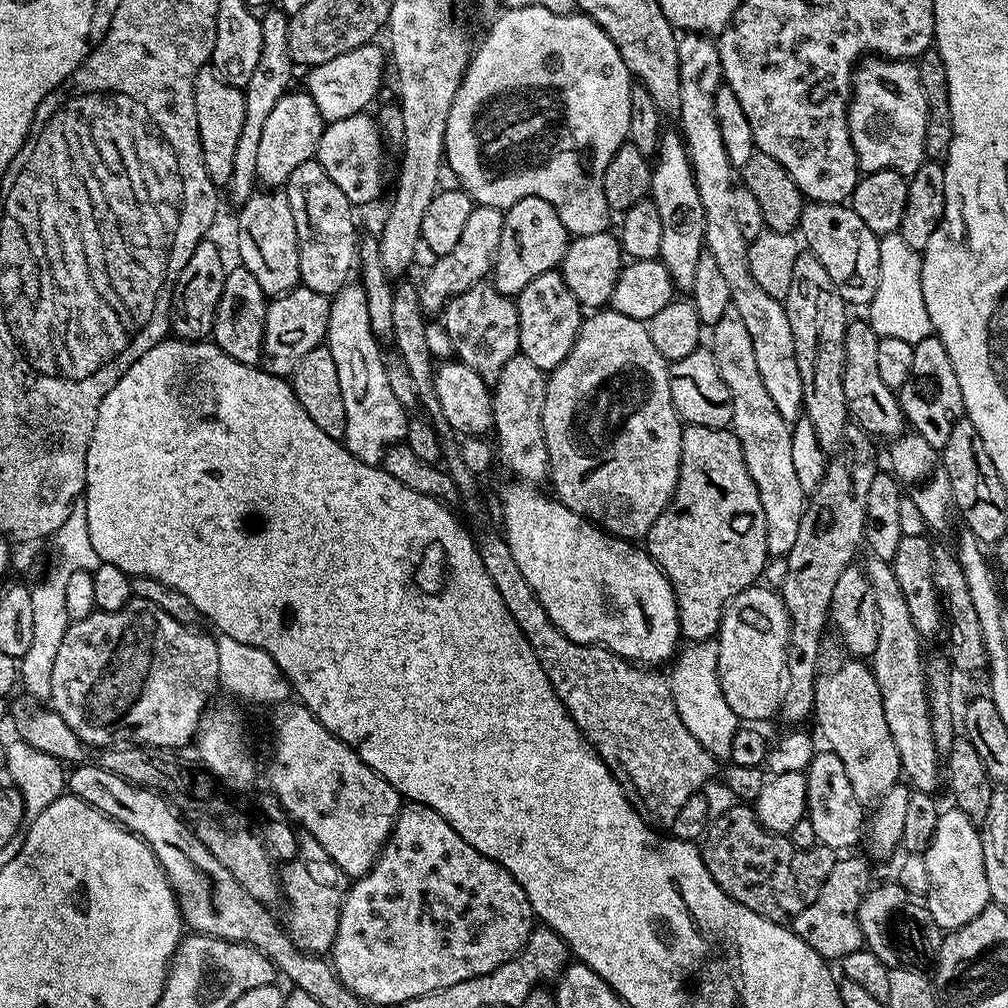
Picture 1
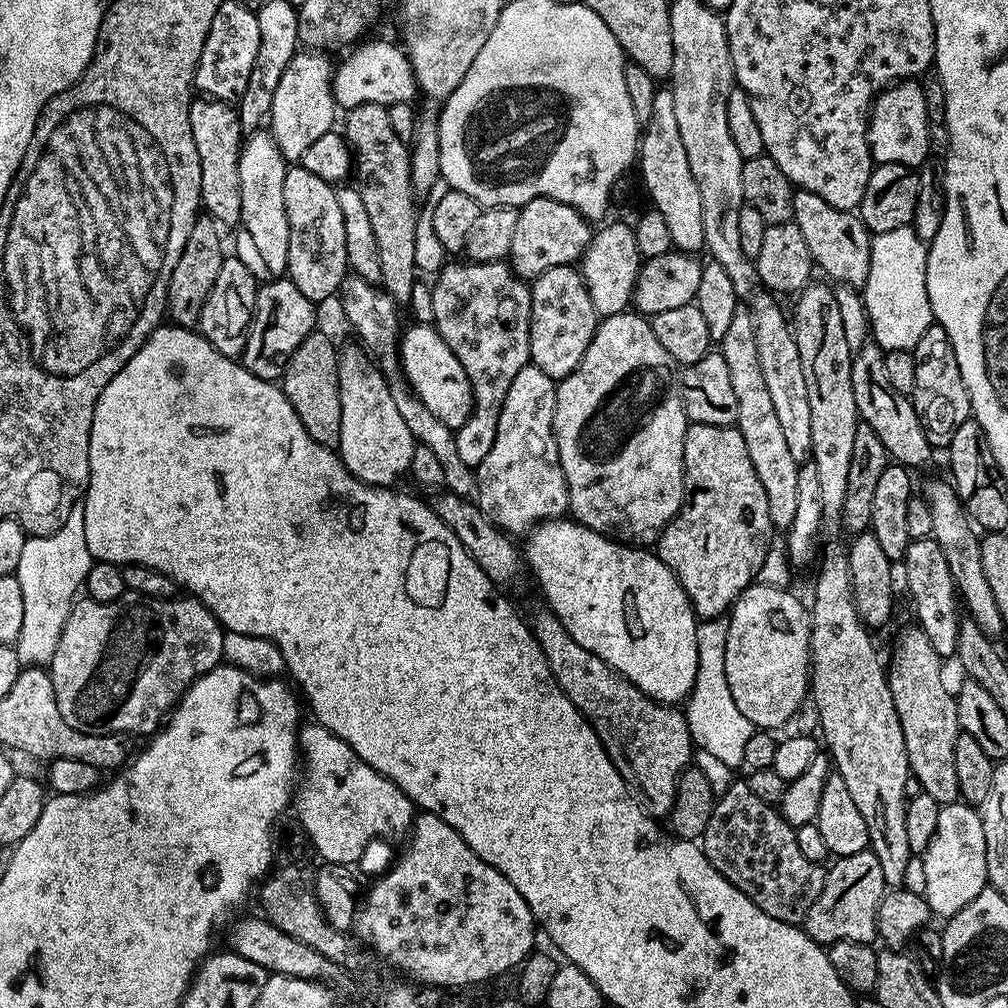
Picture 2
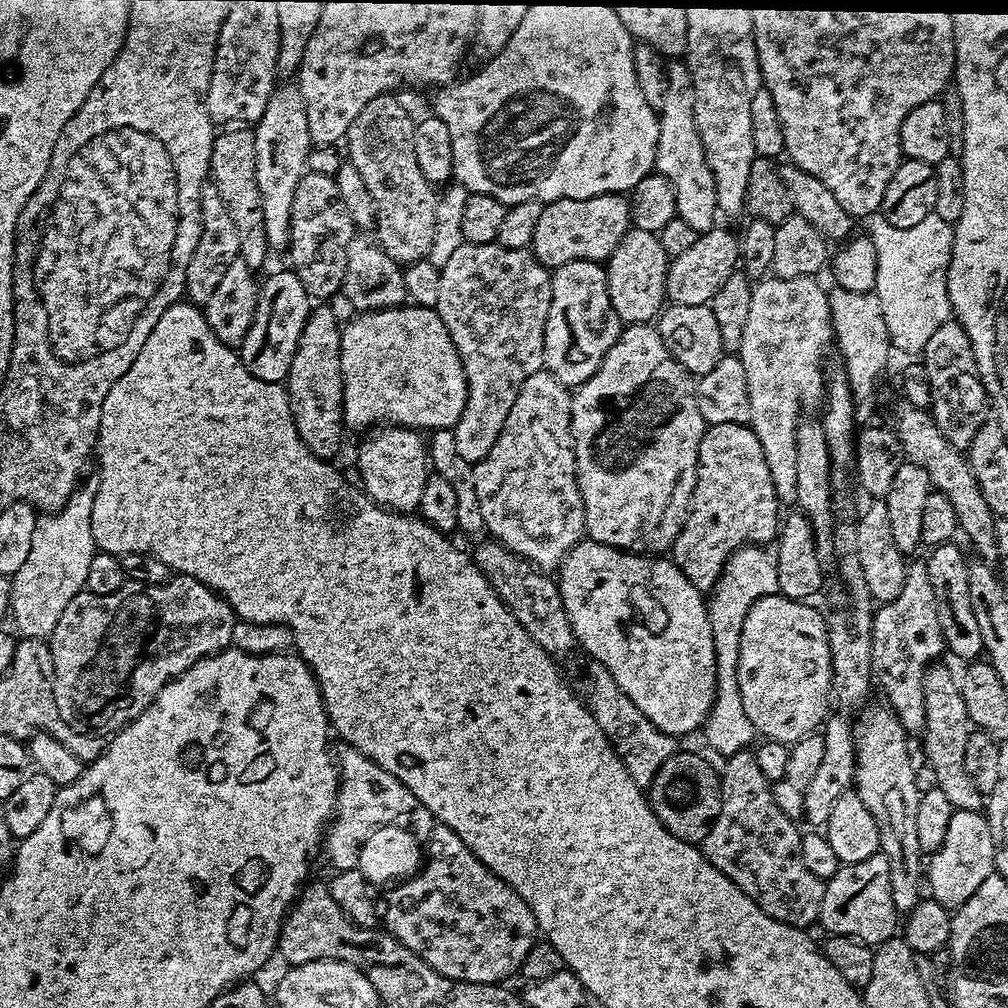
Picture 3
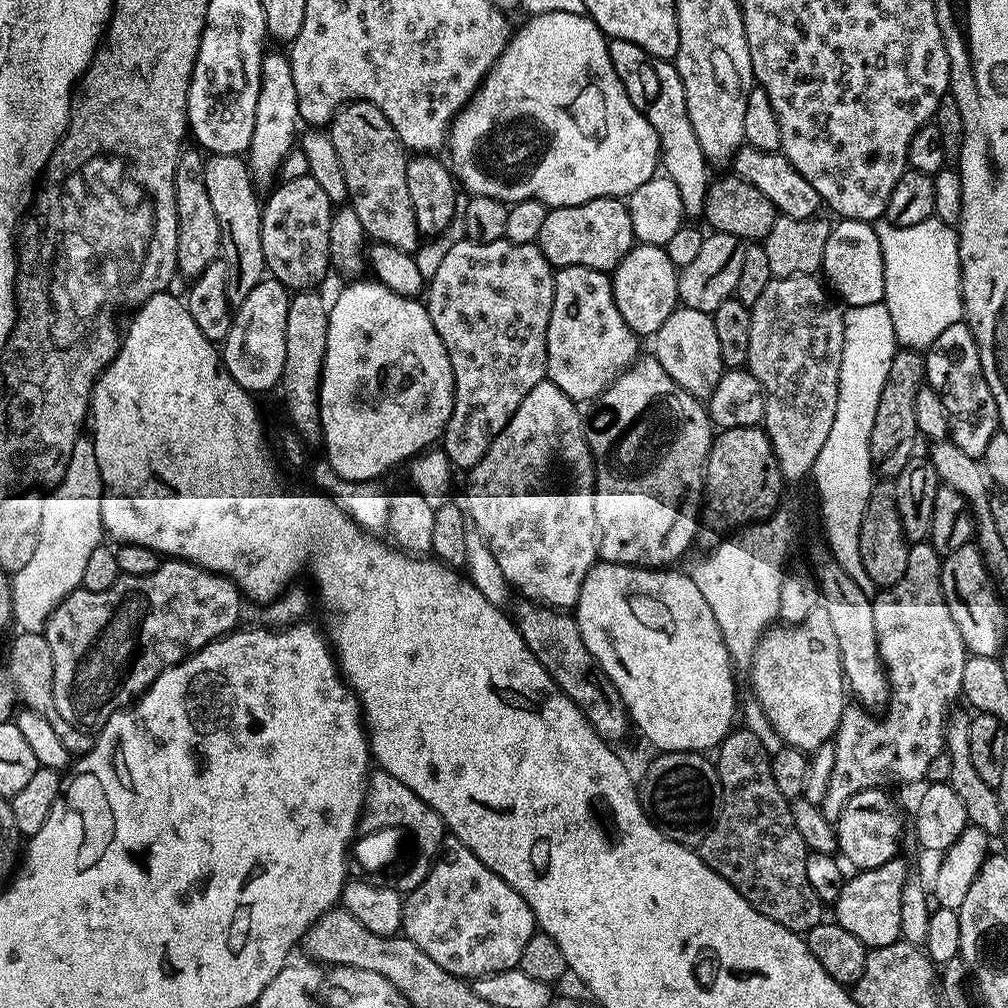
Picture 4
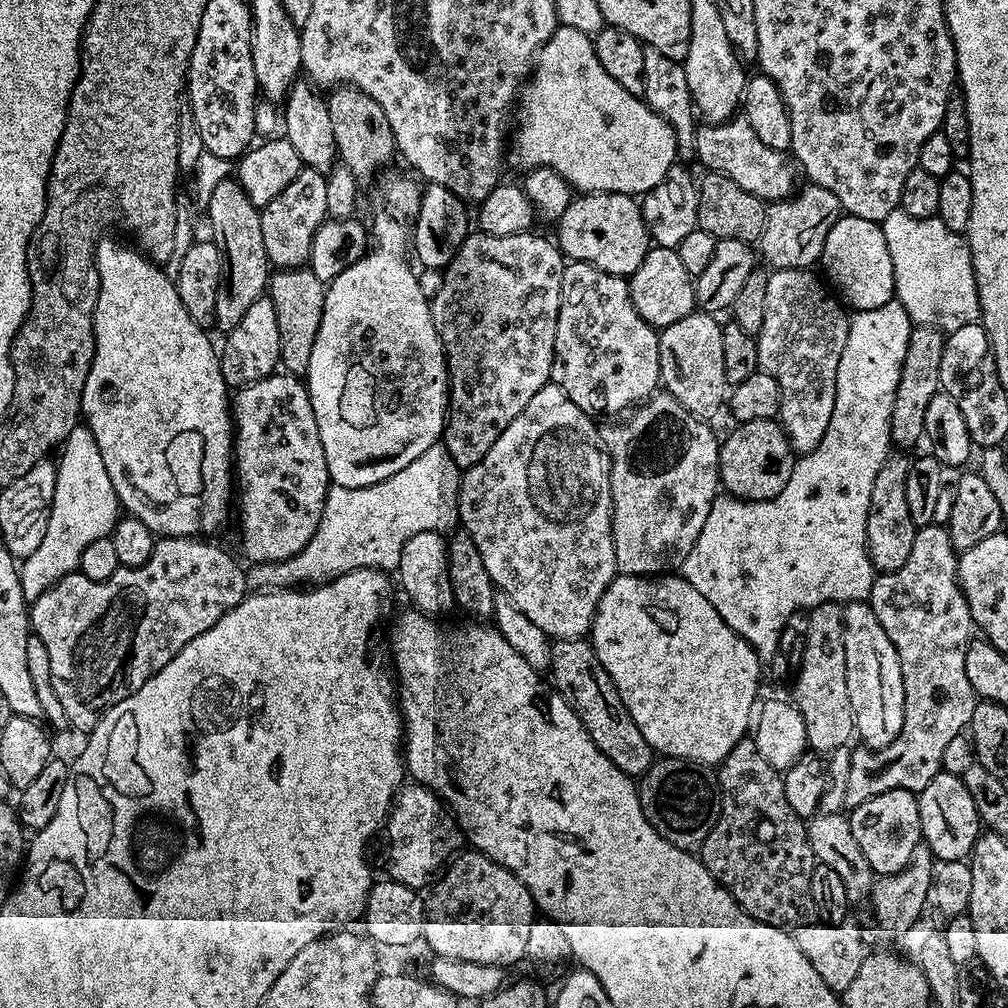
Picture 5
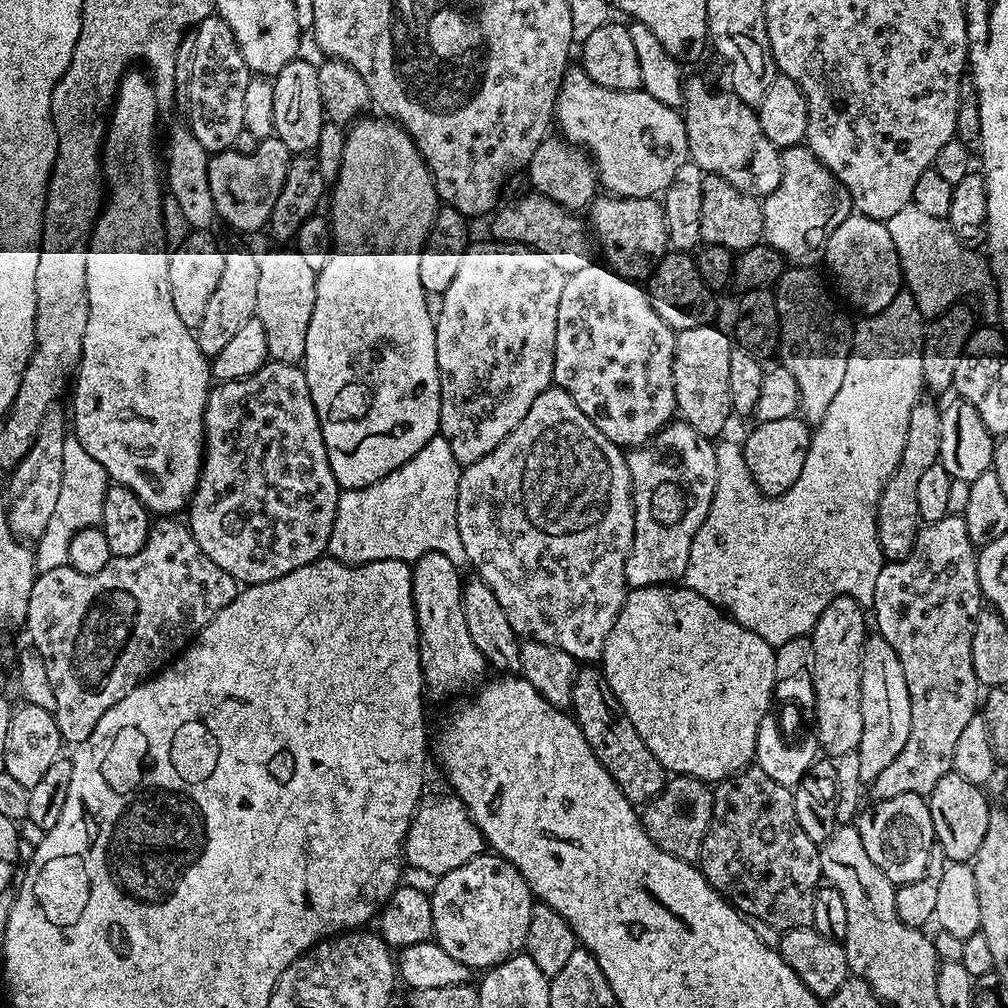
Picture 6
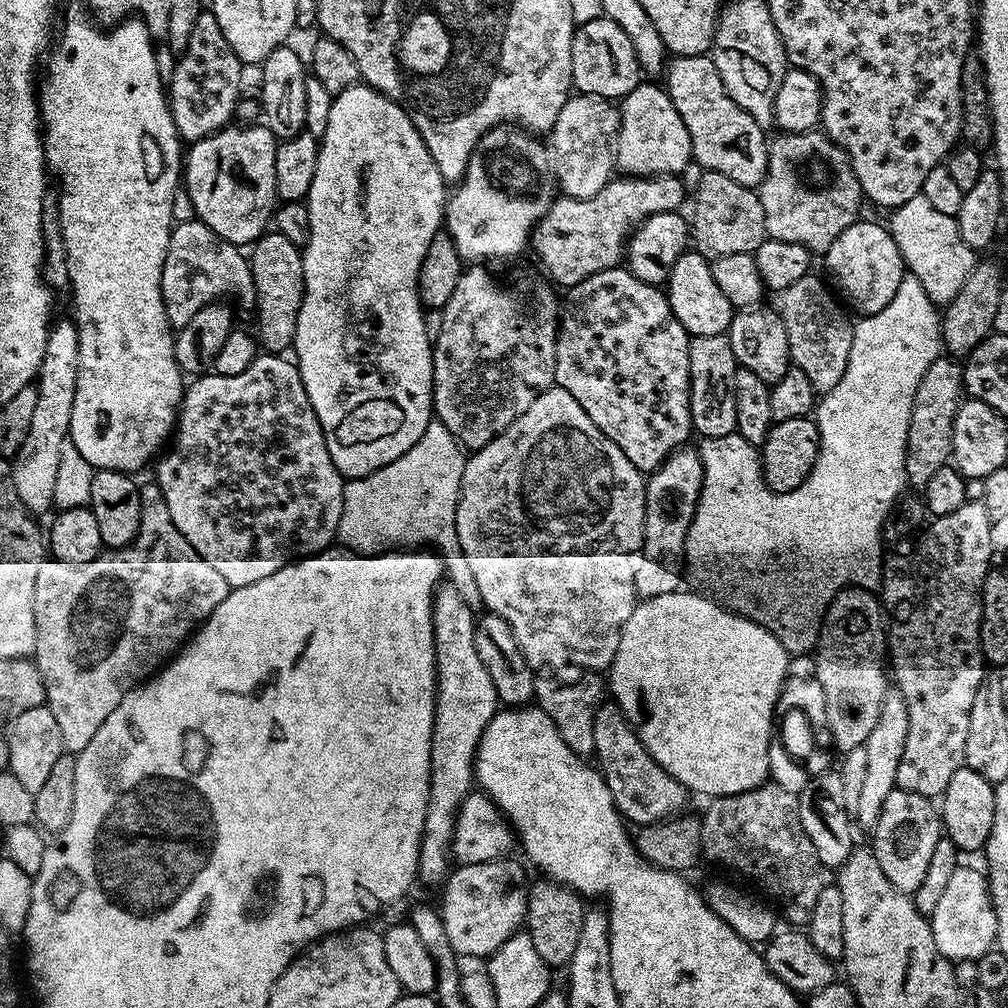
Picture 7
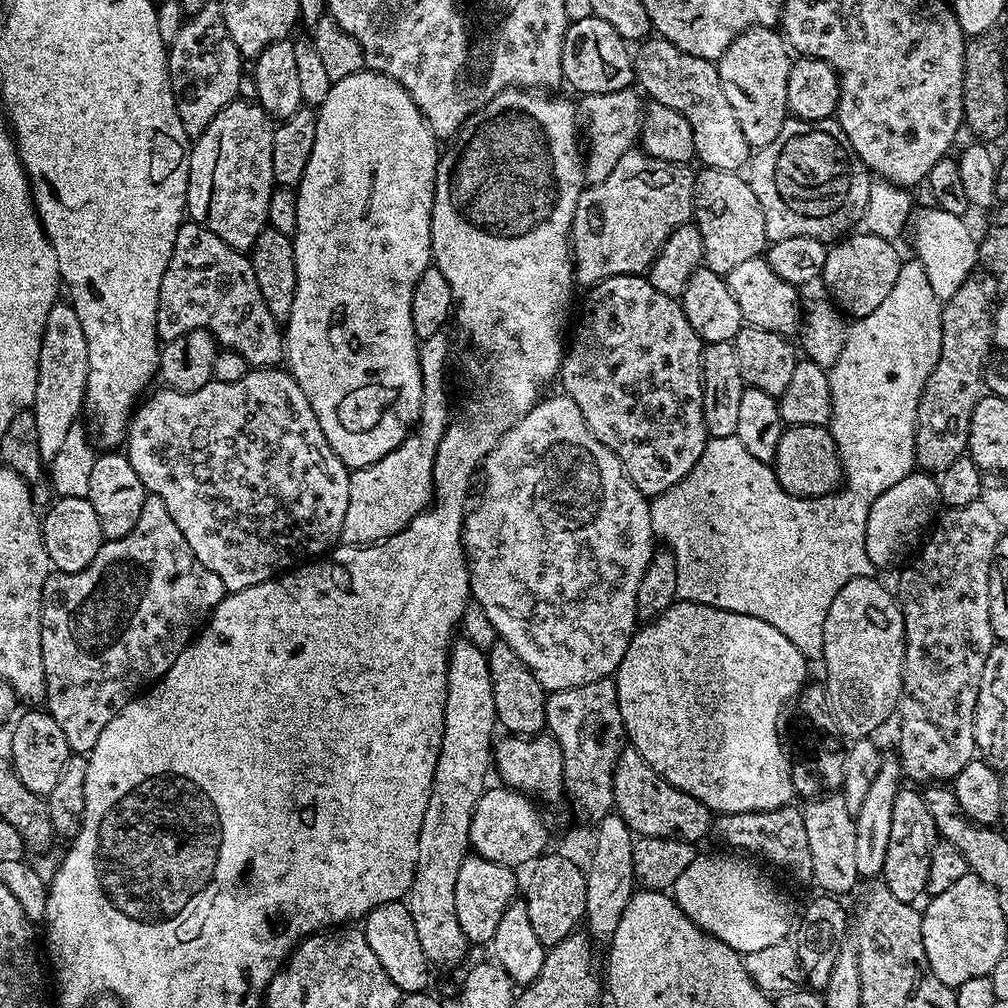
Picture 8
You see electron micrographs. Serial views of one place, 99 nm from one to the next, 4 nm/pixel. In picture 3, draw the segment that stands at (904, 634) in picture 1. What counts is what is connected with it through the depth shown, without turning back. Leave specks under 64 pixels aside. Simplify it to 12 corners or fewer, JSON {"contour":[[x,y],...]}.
{"contour":[[959,683],[924,685],[924,756],[953,810],[981,811],[966,774],[974,725]]}

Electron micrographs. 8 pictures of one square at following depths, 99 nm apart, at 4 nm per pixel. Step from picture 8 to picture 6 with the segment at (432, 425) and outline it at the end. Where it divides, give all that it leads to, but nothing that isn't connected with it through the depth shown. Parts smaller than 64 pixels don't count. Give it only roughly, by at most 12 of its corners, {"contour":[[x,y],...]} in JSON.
{"contour":[[437,434],[341,491],[327,555],[404,560],[456,546],[462,465]]}

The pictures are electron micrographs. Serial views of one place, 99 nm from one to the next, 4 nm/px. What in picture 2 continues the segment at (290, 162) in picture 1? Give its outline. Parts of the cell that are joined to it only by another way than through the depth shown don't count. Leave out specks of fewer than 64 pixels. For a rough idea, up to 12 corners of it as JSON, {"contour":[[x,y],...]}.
{"contour":[[300,50],[274,90],[270,131],[299,161],[333,131],[334,64]]}

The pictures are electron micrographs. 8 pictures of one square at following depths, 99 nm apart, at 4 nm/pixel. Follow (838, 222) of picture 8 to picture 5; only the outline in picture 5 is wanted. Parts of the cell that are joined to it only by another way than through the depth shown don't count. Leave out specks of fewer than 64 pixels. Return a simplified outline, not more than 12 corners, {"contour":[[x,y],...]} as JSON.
{"contour":[[811,182],[767,209],[758,252],[769,269],[811,269],[841,218]]}

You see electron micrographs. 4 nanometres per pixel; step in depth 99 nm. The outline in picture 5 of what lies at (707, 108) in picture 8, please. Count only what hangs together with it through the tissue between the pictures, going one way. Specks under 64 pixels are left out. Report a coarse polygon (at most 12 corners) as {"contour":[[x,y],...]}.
{"contour":[[742,114],[701,123],[694,154],[765,202],[797,191],[785,153]]}

